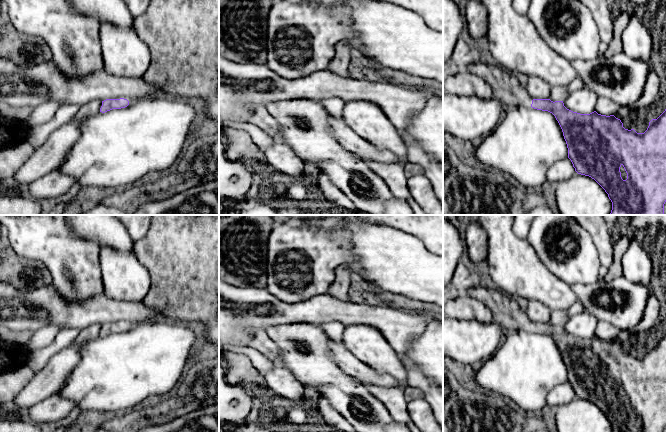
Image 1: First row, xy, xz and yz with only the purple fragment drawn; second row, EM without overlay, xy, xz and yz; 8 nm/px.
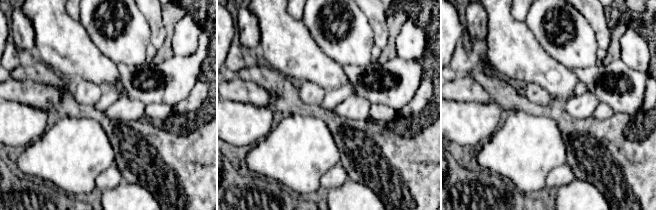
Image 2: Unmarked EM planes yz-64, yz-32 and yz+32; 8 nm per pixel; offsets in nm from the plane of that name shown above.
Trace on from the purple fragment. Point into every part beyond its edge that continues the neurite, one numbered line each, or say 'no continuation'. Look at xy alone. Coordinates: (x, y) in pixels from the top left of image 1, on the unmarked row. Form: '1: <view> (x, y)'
no continuation

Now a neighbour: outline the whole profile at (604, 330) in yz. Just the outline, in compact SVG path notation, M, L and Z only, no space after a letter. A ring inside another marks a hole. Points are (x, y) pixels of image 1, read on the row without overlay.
M599 321L596 326L595 335L601 339L614 339L617 337L620 330L613 324L606 321Z

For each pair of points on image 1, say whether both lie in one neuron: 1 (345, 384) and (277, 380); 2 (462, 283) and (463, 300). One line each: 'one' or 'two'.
1: two
2: two

